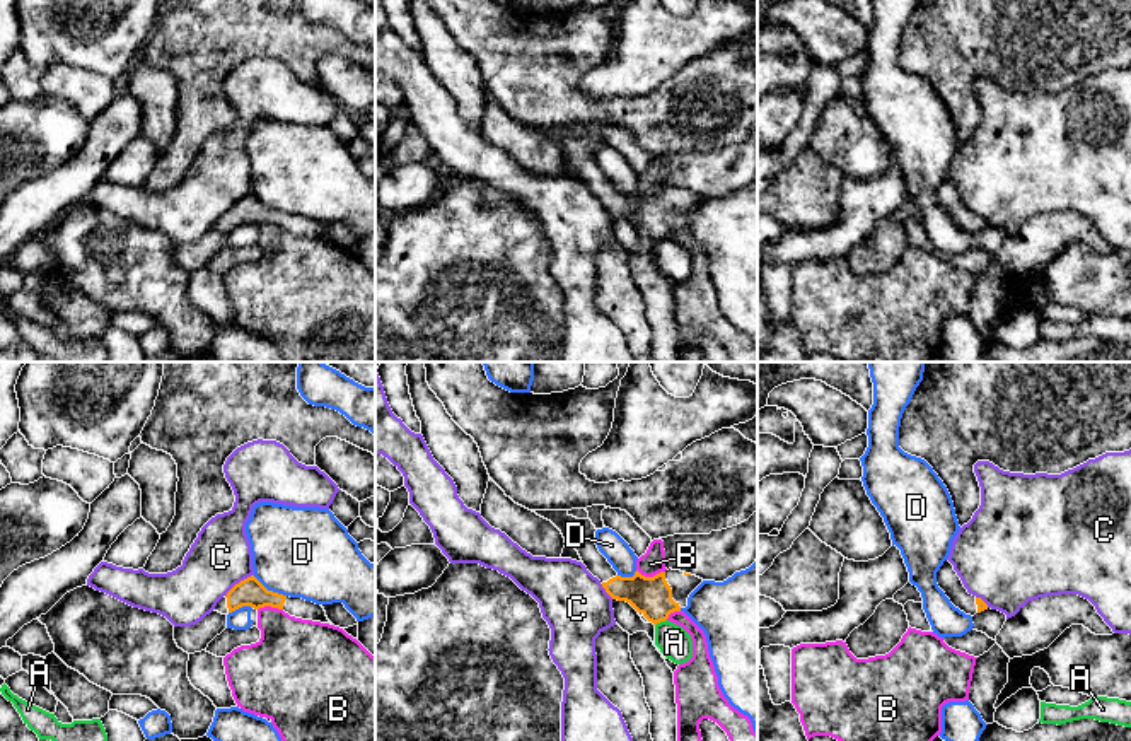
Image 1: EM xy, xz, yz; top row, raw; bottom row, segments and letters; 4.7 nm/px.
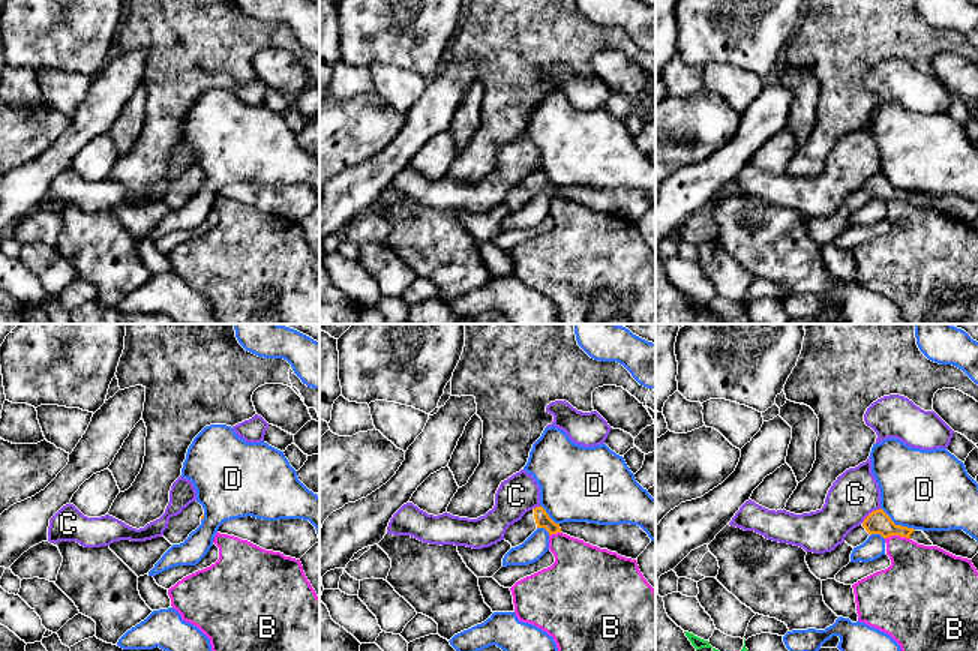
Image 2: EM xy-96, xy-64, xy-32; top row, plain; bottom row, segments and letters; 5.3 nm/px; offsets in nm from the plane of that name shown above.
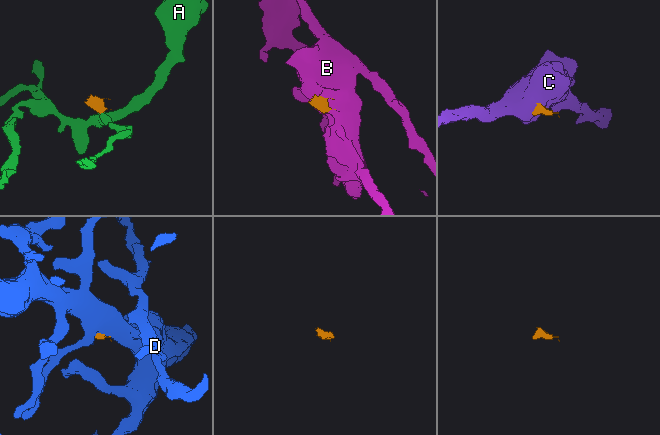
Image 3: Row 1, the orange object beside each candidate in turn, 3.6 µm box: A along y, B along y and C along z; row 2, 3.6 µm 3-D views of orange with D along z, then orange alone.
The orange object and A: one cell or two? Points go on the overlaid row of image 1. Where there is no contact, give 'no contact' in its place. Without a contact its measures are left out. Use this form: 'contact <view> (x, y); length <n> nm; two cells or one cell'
contact xz (661, 620); length 70 nm; two cells

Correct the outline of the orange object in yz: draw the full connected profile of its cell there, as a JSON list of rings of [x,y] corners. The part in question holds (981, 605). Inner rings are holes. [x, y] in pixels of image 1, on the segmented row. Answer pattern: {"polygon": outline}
{"polygon": [[[945,560],[937,572],[937,584],[950,599],[950,603],[966,615],[974,616],[976,613],[988,610],[988,604],[981,598],[967,592],[960,577],[954,570],[954,565],[948,560]]]}

